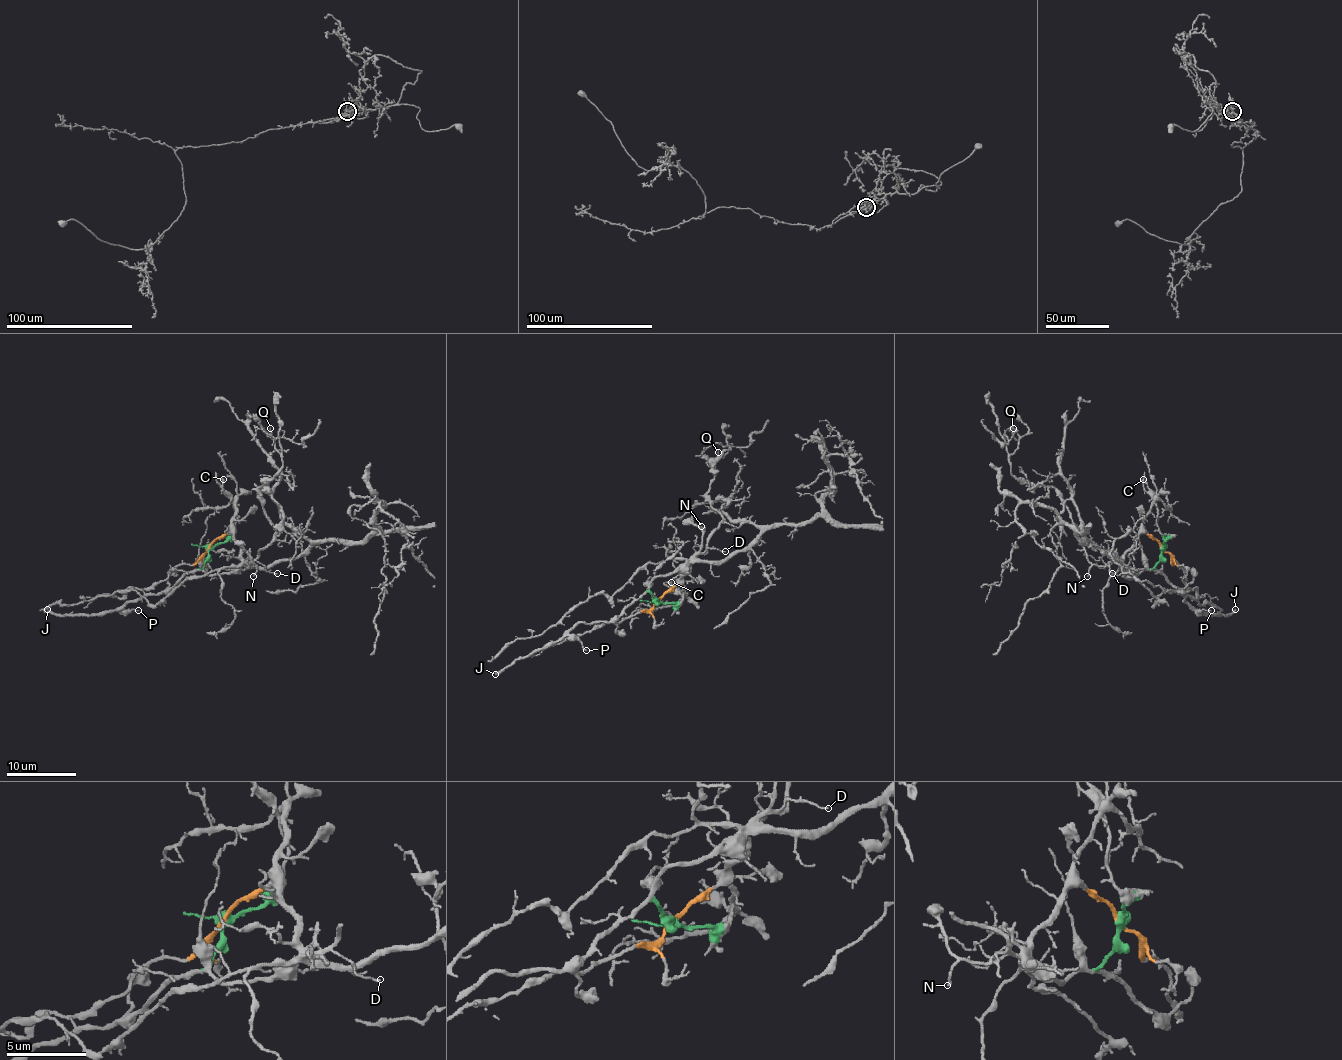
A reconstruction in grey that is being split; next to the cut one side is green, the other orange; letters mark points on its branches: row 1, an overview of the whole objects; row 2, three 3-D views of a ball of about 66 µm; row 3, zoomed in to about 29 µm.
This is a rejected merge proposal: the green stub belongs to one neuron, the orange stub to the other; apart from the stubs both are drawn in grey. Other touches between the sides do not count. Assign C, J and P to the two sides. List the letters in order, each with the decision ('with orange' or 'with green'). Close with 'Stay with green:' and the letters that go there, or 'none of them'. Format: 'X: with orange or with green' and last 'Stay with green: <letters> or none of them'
C: with green
J: with green
P: with green
Stay with green: C, J, P

